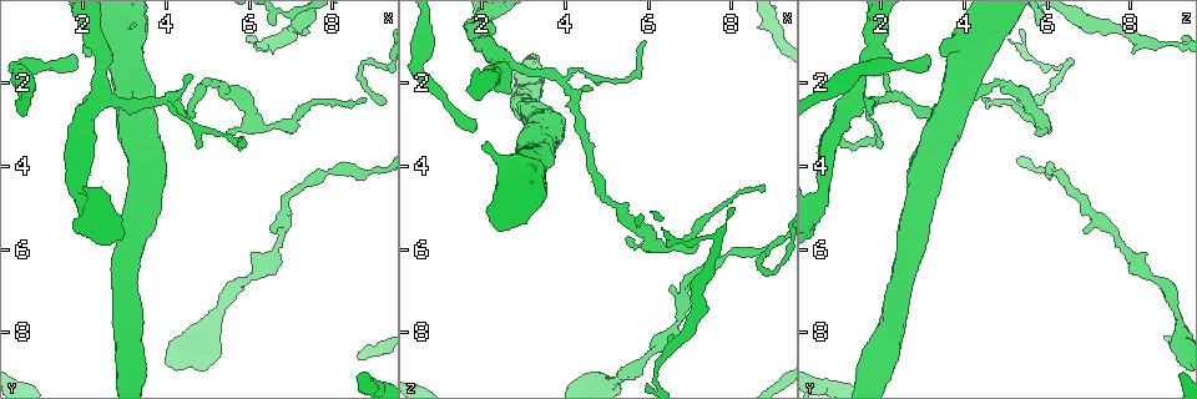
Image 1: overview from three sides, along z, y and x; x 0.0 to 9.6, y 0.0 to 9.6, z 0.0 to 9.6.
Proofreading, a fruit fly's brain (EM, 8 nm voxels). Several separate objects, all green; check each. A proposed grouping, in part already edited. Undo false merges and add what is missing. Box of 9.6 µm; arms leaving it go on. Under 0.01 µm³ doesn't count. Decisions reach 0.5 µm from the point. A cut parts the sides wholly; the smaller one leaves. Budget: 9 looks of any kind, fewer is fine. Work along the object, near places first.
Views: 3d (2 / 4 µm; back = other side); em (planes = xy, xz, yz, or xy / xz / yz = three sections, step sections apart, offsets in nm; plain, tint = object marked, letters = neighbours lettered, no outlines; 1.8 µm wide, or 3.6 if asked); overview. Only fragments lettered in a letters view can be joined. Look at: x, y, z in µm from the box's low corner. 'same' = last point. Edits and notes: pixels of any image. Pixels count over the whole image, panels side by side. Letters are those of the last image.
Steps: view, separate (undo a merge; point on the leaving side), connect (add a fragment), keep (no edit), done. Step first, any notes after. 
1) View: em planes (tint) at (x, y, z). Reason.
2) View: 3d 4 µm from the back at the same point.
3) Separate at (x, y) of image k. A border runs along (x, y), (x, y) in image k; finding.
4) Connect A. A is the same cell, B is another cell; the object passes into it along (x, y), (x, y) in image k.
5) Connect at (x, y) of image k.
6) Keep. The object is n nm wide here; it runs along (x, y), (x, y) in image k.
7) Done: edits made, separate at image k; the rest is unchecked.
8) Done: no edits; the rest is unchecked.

View: 3d 4 µm at (5.90, 3.40, 1.00). An open end.

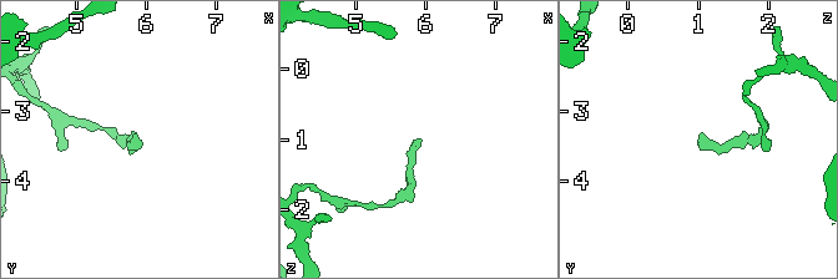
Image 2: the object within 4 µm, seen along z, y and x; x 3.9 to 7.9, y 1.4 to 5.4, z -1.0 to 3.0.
View: em xy step 8 (letters) at (5.85, 3.40, 1.00).

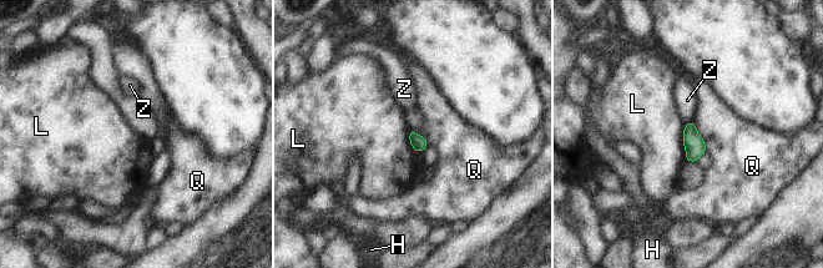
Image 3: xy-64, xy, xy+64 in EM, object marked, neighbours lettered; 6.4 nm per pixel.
Keep. The object is 100 nm wide here; the longest contact is with L, 240 nm; H, L, Q and Z are other cells; no lettered fragment goes on from it.

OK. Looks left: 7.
View: em planes (plain) at (1.75, 1.50, 3.20). Branch stops here.

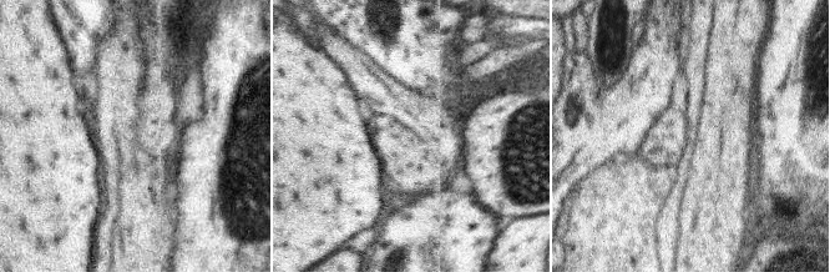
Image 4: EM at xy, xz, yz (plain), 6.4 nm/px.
View: em planes (tint) at the same point. Where the object lies.

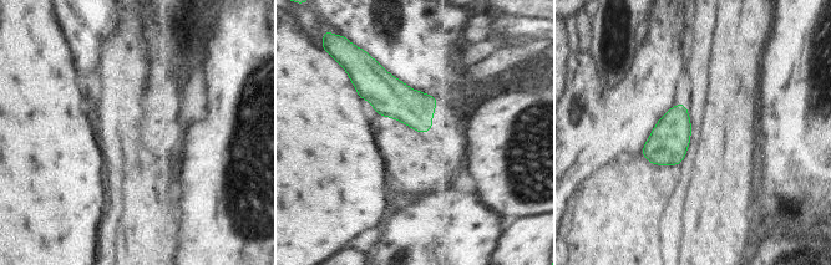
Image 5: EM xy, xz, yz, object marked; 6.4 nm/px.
View: em planes (letters) at the same point.

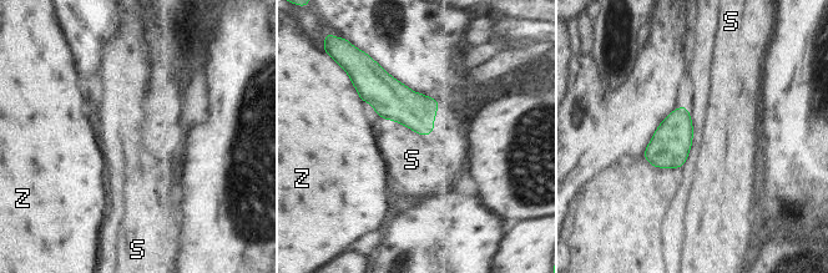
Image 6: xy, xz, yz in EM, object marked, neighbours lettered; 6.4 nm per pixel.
Keep. S and Z are other cells; a border runs along (685, 105), (692, 146), (681, 167) in image 6; none of them fits.

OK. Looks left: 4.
View: em planes (plain) at (3.95, 2.45, 2.00). Three arms meet.

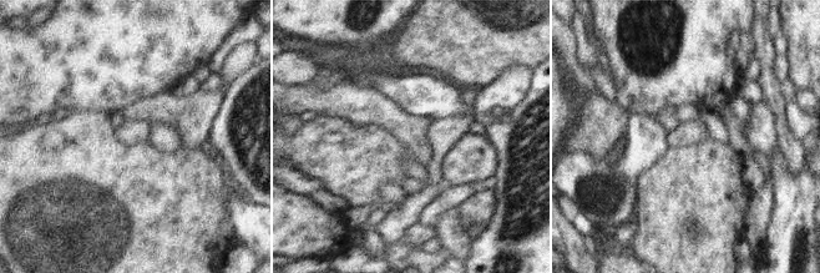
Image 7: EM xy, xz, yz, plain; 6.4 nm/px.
View: em planes (tint) at the same point. With the object marked.

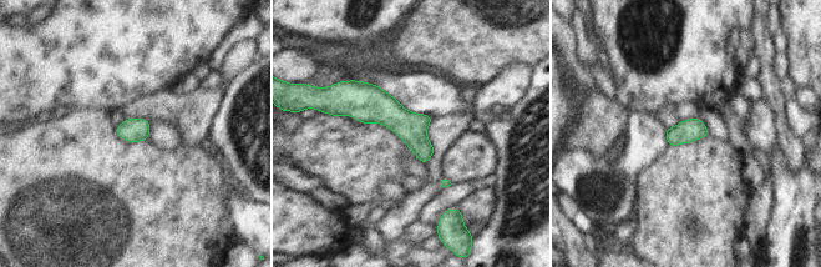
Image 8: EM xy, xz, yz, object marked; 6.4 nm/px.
View: em planes (letters) at the same point. What lies round it.

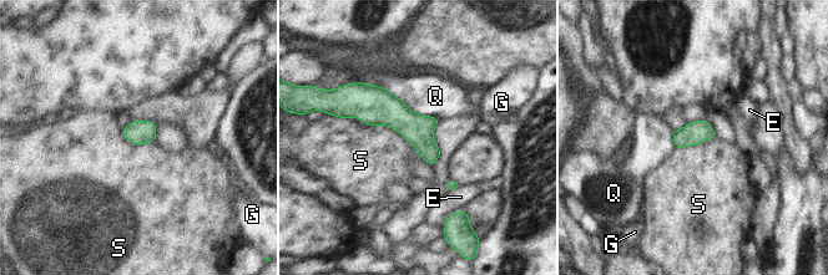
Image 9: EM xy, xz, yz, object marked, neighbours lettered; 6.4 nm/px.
Keep. E, G, Q and S are other cells; a border runs along (334, 115), (388, 125), (425, 161) in image 9; all the same neuron.

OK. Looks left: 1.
Done: no edits; the rest is unchecked.

